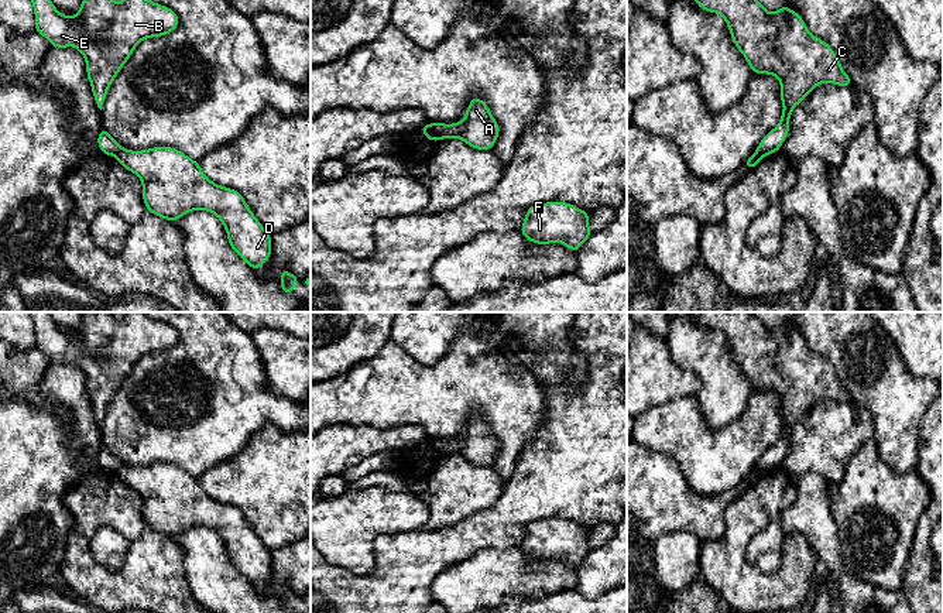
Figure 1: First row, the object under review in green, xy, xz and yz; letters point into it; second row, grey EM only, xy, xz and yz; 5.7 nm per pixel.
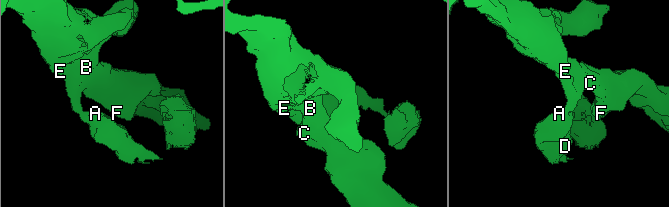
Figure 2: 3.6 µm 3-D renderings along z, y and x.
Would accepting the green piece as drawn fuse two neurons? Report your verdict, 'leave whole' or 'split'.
split

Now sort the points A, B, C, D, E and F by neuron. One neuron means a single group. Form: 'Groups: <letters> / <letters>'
Groups: A D / B C E F

